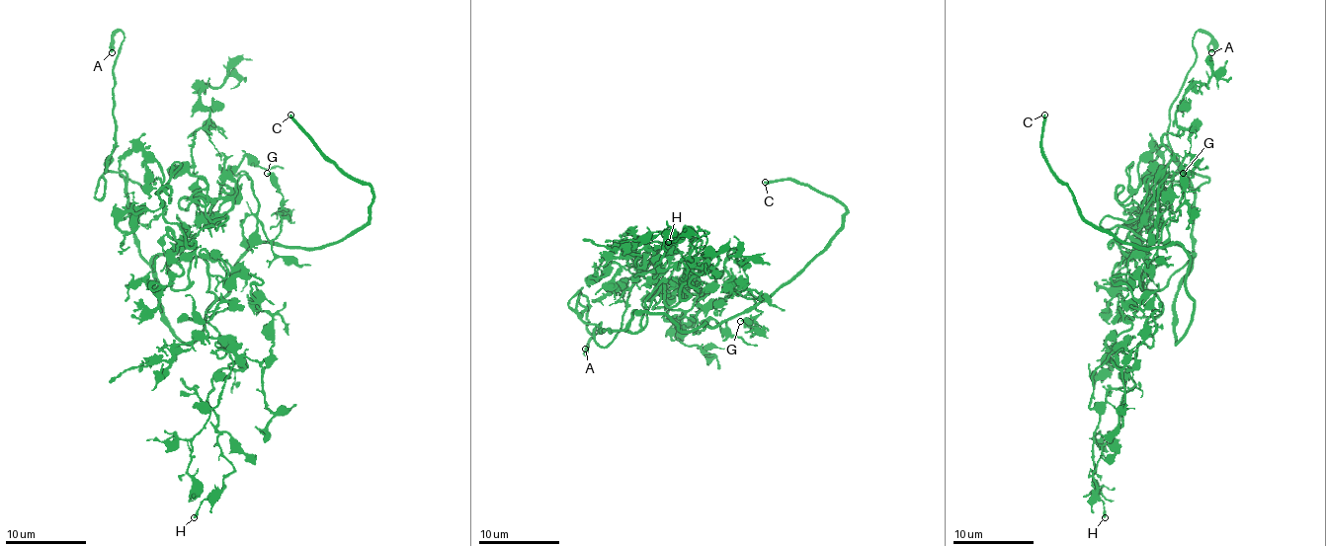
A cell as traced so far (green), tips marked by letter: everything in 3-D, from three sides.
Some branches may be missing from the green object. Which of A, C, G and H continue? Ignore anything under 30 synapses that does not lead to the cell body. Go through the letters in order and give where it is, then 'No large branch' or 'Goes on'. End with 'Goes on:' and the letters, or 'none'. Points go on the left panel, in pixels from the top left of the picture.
A: Place: (112, 52). No large branch
C: Place: (290, 115). Goes on
G: Place: (267, 173). No large branch
H: Place: (194, 517). No large branch
Goes on: C

